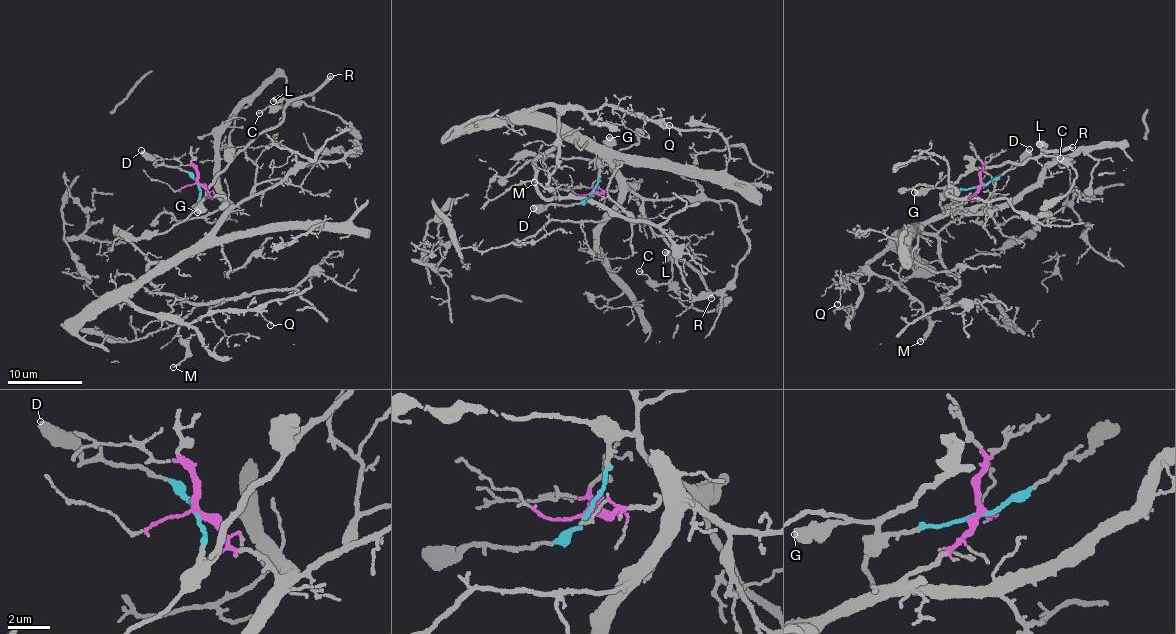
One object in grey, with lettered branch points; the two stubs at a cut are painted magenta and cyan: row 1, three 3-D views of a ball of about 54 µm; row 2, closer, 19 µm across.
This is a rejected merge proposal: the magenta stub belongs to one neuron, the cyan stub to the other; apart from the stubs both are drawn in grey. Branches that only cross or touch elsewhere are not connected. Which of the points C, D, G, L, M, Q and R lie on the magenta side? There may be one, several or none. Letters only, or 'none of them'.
M, Q

